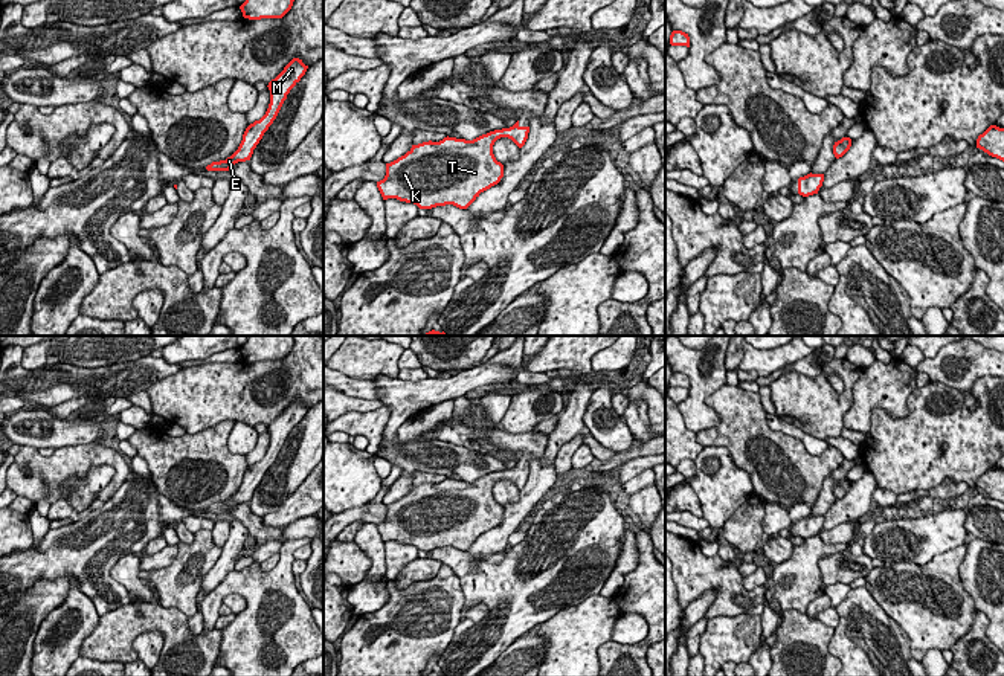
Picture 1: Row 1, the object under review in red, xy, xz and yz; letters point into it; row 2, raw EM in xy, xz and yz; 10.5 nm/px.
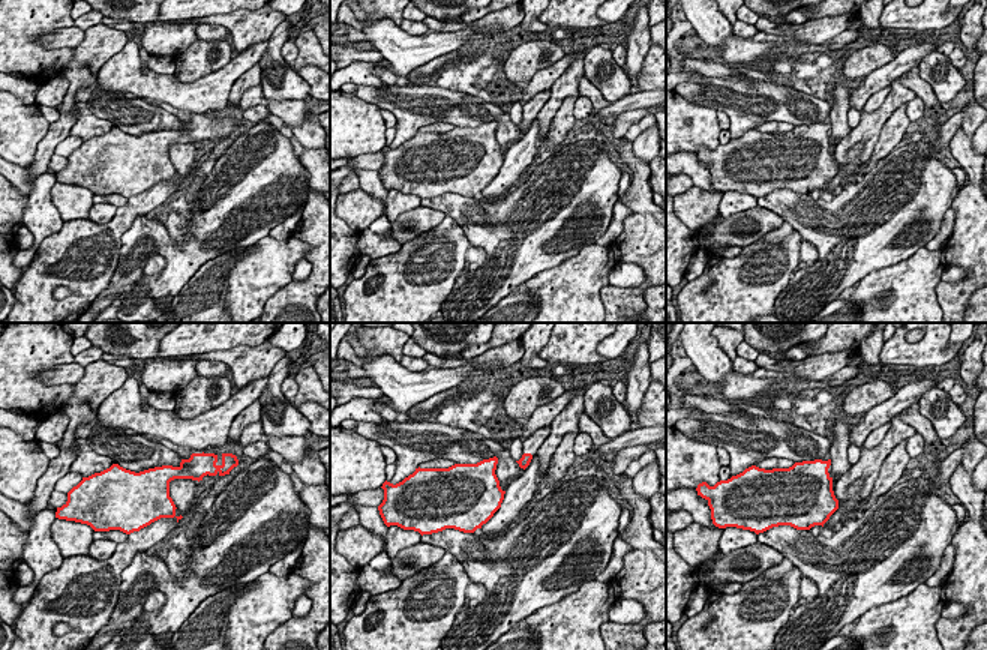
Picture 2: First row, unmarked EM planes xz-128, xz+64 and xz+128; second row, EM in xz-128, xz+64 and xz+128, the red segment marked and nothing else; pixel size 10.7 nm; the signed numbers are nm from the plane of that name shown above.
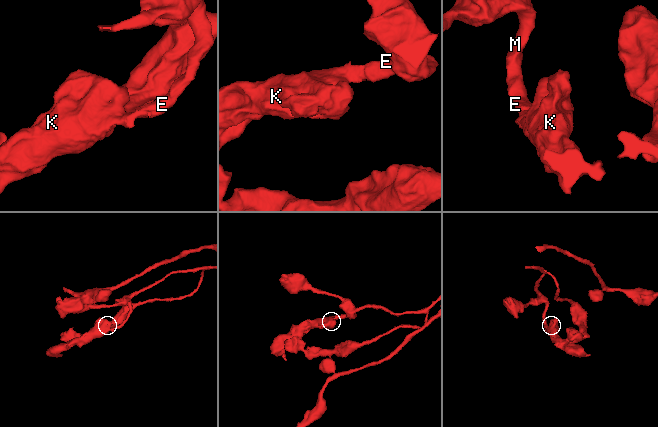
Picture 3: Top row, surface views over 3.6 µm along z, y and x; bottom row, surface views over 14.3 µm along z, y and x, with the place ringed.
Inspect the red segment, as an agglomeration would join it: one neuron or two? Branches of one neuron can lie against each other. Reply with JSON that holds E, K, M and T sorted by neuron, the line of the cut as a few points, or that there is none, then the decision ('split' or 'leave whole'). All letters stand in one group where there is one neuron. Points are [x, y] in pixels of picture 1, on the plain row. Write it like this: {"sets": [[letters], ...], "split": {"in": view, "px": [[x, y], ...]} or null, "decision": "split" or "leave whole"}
{"sets": [["E", "K", "M", "T"]], "split": null, "decision": "leave whole"}

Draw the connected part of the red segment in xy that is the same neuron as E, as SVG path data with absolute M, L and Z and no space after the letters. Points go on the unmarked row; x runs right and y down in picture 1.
M293 400L284 412L269 424L270 446L265 456L246 470L238 491L230 499L212 504L206 508L208 513L229 513L235 505L250 502L253 491L276 461L287 436L301 423L307 410L308 407L305 407L302 401Z

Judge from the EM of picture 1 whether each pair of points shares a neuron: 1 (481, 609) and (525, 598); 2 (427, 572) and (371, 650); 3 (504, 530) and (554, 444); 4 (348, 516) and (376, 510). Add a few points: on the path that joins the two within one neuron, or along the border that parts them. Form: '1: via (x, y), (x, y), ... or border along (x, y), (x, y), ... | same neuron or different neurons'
1: border along (489, 608), (476, 603), (463, 615) | different neurons
2: border along (441, 565), (431, 579), (395, 588) | different neurons
3: border along (551, 434), (542, 458), (543, 466) | different neurons
4: via (354, 513), (370, 513) | same neuron

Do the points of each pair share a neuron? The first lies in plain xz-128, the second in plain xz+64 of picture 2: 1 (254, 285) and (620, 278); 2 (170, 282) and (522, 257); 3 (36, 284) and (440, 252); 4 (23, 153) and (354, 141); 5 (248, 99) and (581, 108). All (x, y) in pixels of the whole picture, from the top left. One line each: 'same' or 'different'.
1: different
2: same
3: same
4: same
5: same

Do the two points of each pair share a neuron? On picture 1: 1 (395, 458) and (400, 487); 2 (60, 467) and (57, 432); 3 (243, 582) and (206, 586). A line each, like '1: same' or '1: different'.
1: same
2: different
3: different

